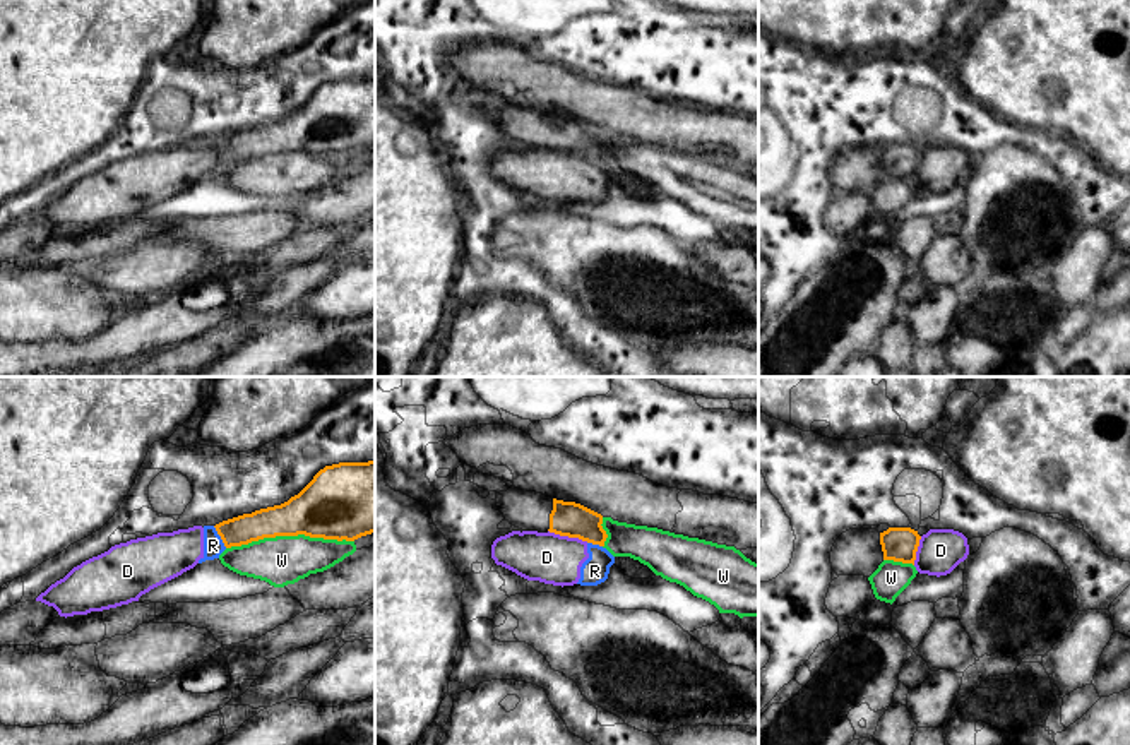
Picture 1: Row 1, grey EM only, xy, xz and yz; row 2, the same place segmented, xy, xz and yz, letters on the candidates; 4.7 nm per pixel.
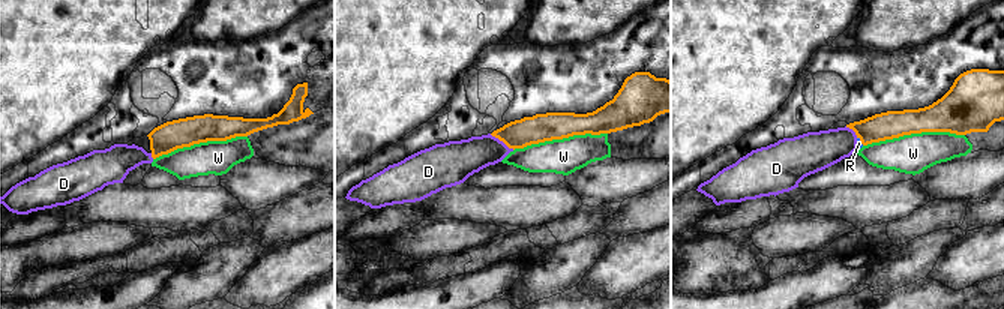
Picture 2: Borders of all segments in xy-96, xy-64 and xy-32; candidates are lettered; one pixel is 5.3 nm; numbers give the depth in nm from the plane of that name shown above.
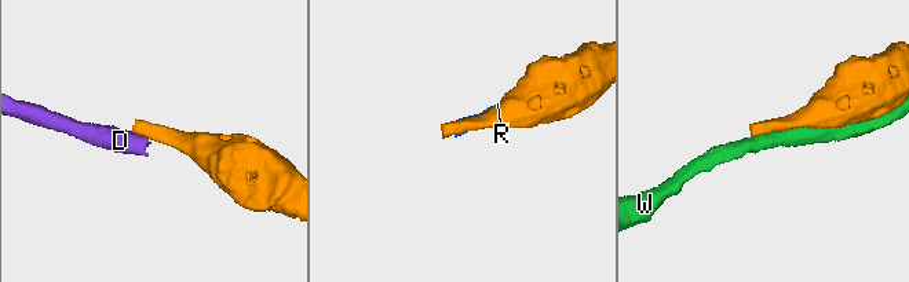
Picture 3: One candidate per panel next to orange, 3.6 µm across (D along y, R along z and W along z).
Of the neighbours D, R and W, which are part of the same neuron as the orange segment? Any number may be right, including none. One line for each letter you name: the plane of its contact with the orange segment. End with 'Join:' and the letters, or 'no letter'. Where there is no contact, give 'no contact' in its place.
Join: no letter

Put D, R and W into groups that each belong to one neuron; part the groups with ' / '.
D R / W

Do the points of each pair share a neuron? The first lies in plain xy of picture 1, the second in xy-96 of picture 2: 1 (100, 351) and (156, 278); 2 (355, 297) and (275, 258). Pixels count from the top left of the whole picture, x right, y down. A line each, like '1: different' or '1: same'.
1: same
2: same

